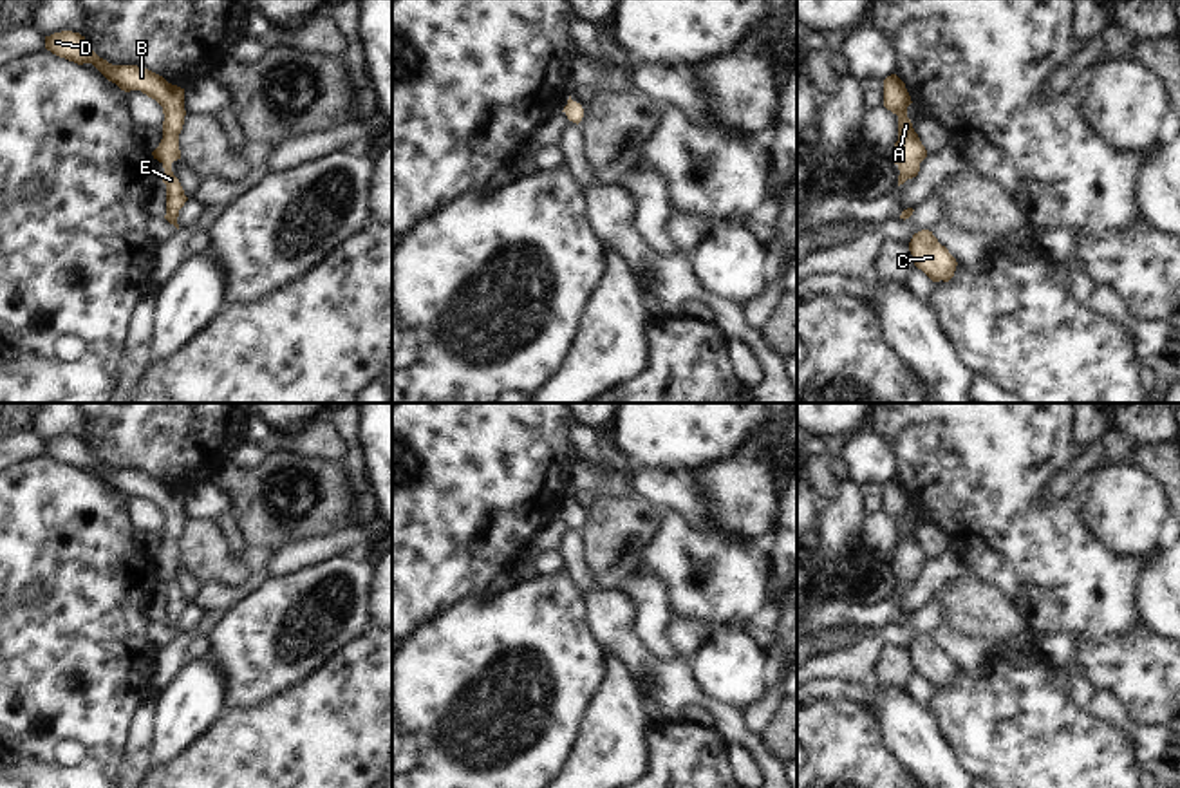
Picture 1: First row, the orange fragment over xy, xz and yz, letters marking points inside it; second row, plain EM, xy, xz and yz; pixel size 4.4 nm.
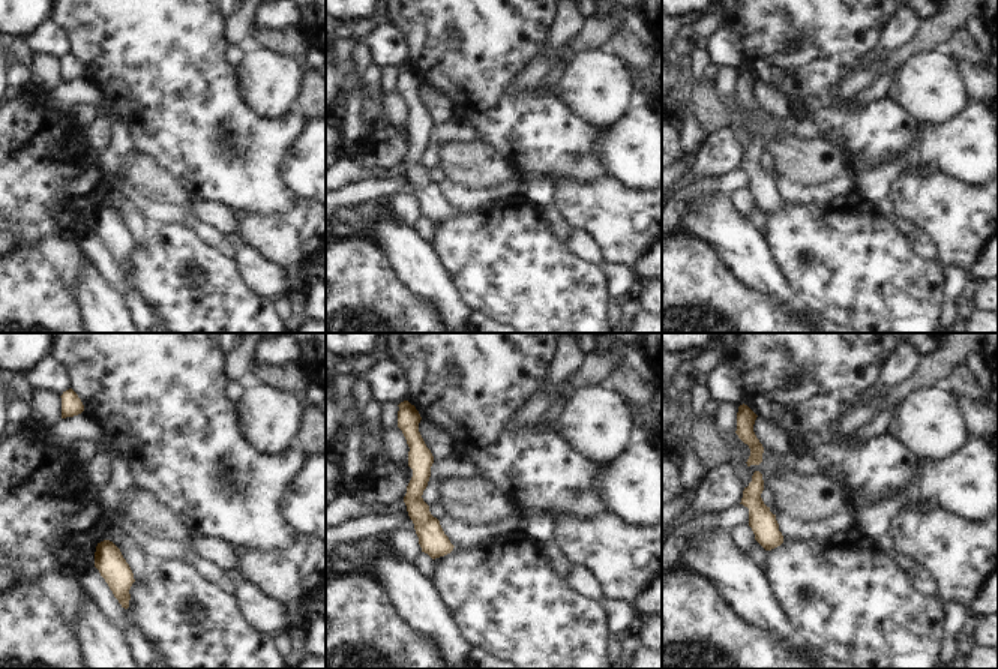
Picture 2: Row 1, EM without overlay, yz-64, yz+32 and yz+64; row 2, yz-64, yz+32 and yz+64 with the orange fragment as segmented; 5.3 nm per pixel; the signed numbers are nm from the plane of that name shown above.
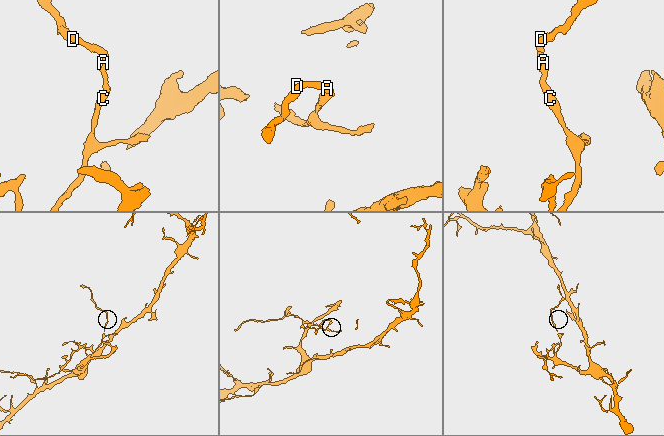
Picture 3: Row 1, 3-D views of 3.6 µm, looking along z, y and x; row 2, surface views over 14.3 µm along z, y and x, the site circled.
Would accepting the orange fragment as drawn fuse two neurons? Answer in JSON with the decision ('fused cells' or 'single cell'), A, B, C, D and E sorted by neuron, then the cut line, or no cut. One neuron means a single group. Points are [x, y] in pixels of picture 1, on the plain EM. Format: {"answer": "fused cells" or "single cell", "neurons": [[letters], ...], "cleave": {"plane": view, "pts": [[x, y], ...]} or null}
{"answer": "single cell", "neurons": [["A", "B", "C", "D", "E"]], "cleave": null}

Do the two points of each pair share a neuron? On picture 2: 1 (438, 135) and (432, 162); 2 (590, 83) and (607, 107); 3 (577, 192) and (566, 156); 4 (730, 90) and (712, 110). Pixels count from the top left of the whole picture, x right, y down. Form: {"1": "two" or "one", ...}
{"1": "one", "2": "one", "3": "two", "4": "two"}

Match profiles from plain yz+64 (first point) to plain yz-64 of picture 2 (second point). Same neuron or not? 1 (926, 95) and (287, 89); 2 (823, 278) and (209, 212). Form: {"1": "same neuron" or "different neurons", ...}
{"1": "same neuron", "2": "different neurons"}

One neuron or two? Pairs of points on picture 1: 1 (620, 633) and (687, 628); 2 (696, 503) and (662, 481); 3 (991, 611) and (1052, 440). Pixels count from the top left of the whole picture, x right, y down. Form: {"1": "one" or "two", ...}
{"1": "two", "2": "one", "3": "two"}

